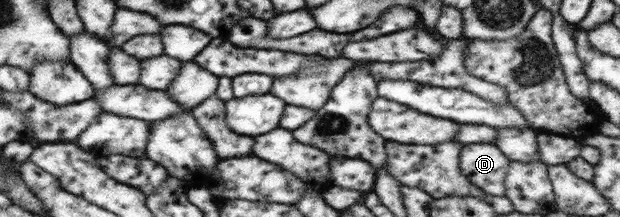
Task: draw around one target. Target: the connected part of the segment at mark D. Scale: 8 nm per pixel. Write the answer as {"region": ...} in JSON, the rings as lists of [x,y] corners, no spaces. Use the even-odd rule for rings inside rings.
{"region":[[[474,143],[461,147],[459,167],[462,174],[482,192],[505,195],[504,177],[509,158],[494,143]]]}

